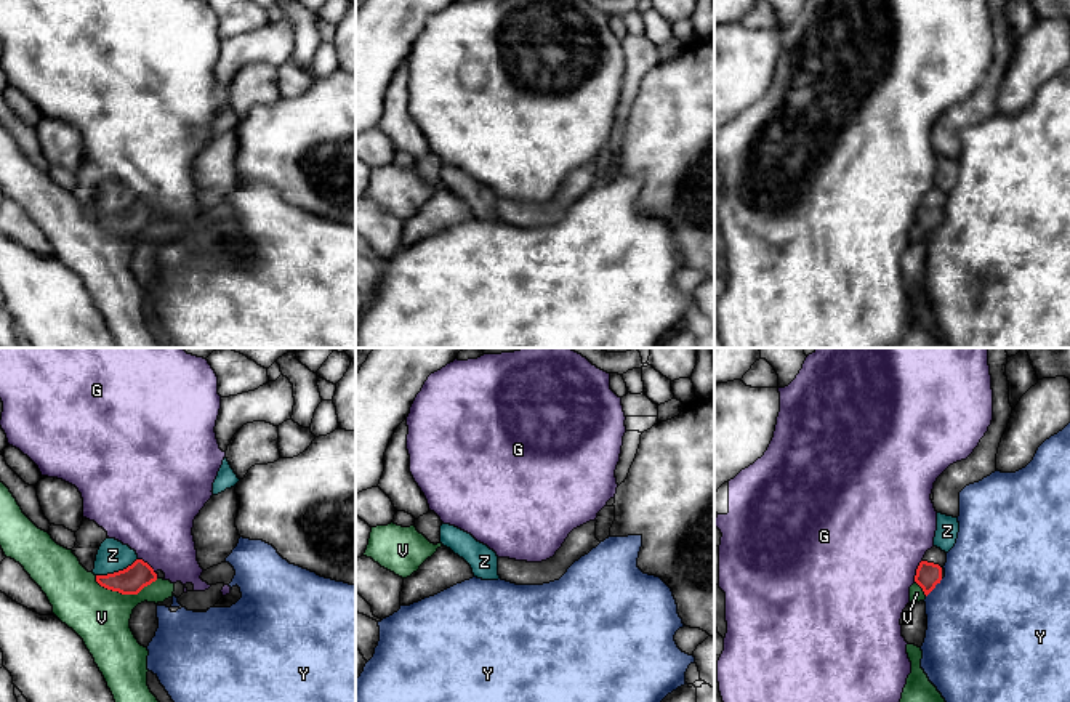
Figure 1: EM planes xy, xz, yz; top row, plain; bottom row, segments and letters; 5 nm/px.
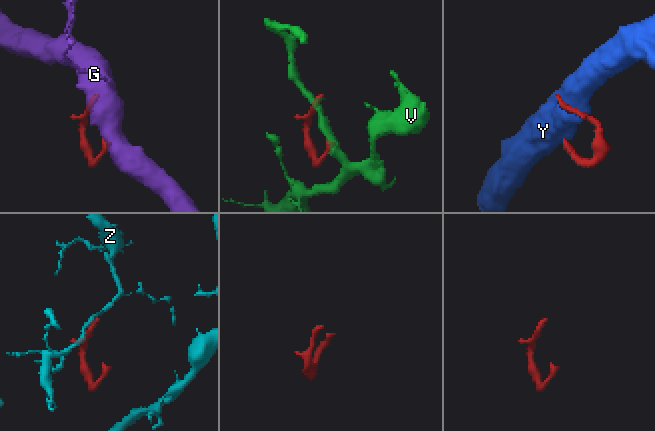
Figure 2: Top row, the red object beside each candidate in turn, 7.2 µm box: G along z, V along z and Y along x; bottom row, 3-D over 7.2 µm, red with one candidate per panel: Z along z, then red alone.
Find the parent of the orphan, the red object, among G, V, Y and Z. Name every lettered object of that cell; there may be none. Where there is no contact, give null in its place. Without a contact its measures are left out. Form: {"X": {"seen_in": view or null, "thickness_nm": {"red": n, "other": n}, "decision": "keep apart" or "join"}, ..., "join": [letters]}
{"G": {"seen_in": "xy", "thickness_nm": {"red": 140, "other": 400}, "decision": "keep apart"}, "V": {"seen_in": "xy", "thickness_nm": {"red": 140, "other": 280}, "decision": "keep apart"}, "Y": {"seen_in": "yz", "thickness_nm": {"red": 130, "other": 480}, "decision": "keep apart"}, "Z": {"seen_in": "xy", "thickness_nm": {"red": 140, "other": 160}, "decision": "keep apart"}, "join": []}

